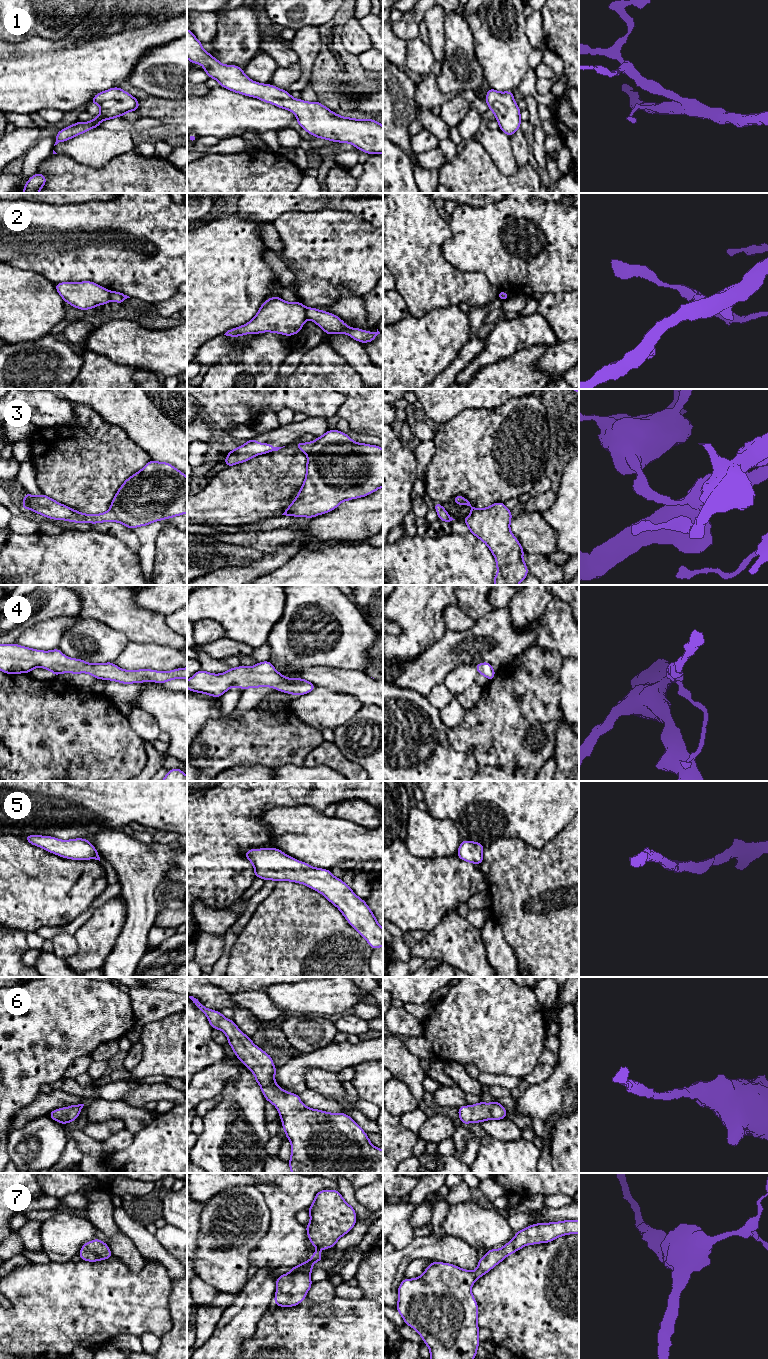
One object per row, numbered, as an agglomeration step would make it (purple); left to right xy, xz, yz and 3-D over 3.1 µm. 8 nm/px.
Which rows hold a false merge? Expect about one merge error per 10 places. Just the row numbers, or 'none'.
2

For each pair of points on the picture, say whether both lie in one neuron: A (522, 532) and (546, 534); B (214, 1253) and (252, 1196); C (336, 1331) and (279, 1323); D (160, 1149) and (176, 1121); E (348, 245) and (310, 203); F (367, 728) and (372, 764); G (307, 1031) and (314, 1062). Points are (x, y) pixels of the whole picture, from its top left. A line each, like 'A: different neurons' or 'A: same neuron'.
A: same neuron
B: same neuron
C: same neuron
D: same neuron
E: different neurons
F: same neuron
G: different neurons

